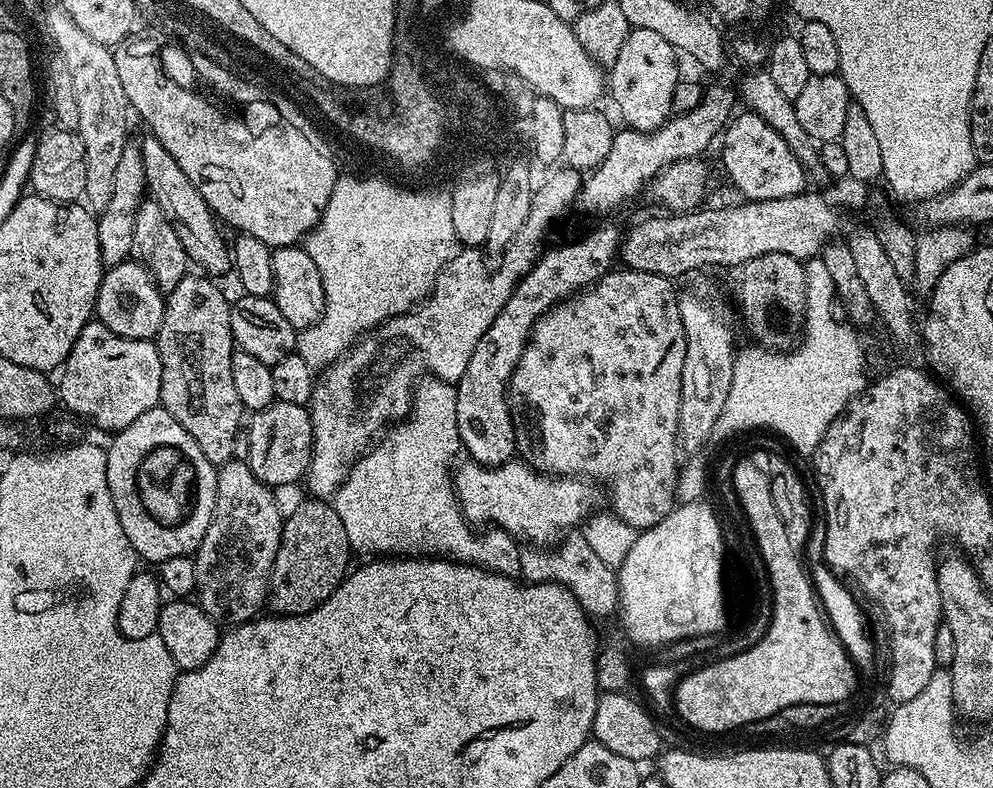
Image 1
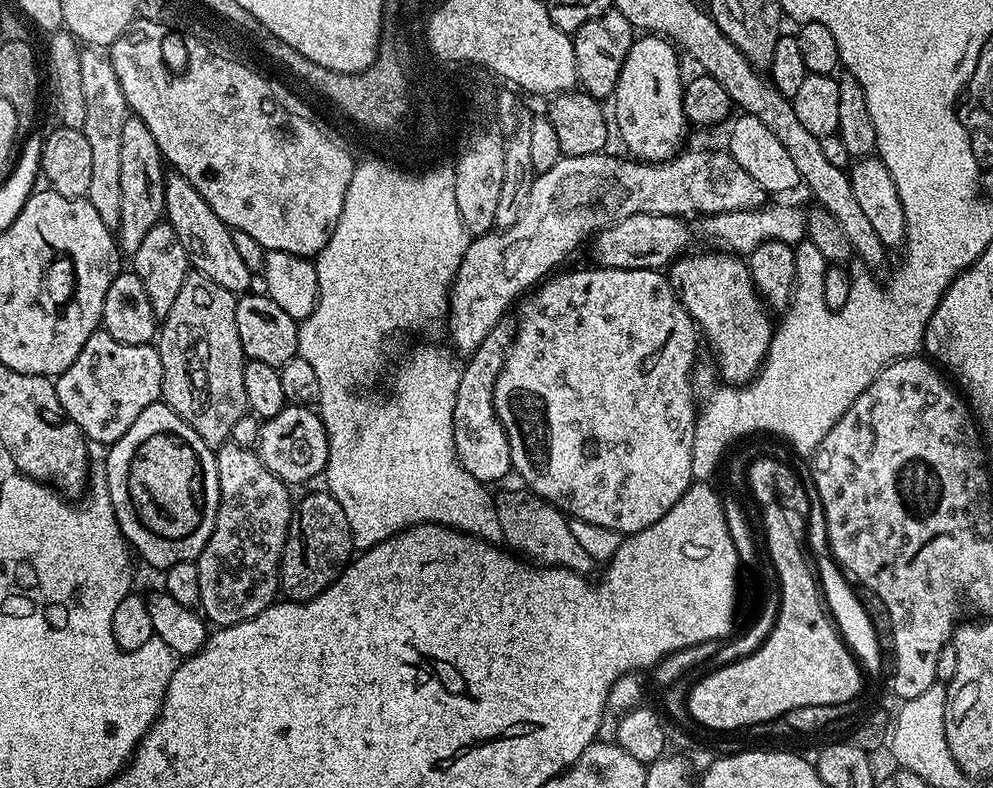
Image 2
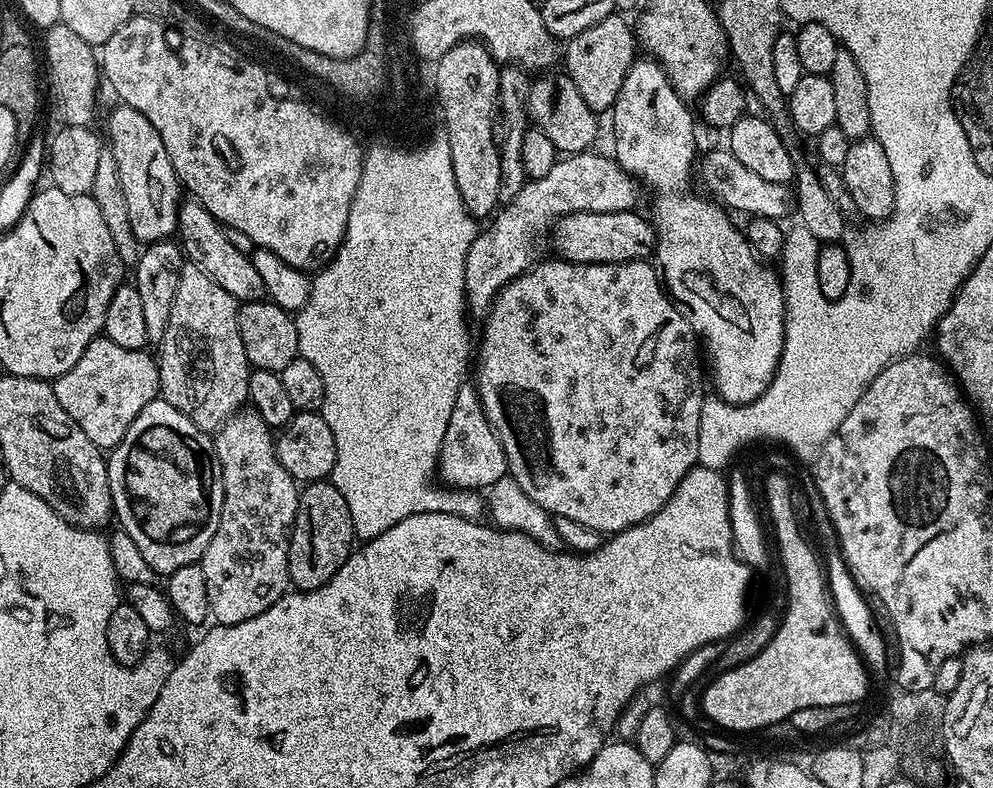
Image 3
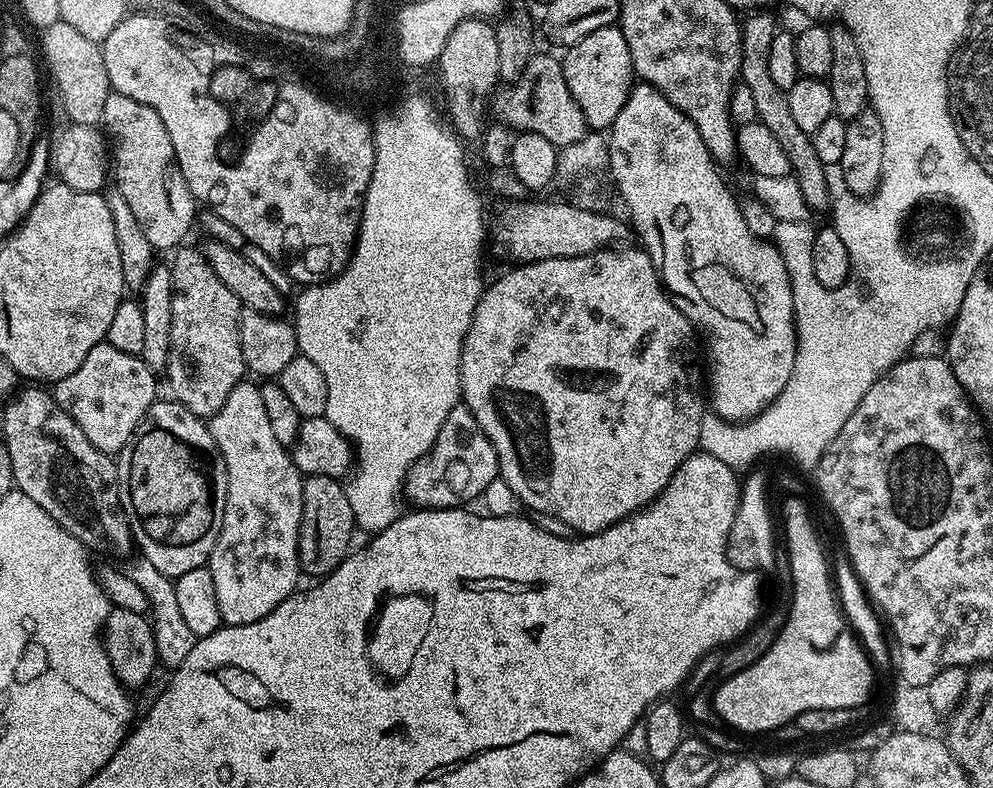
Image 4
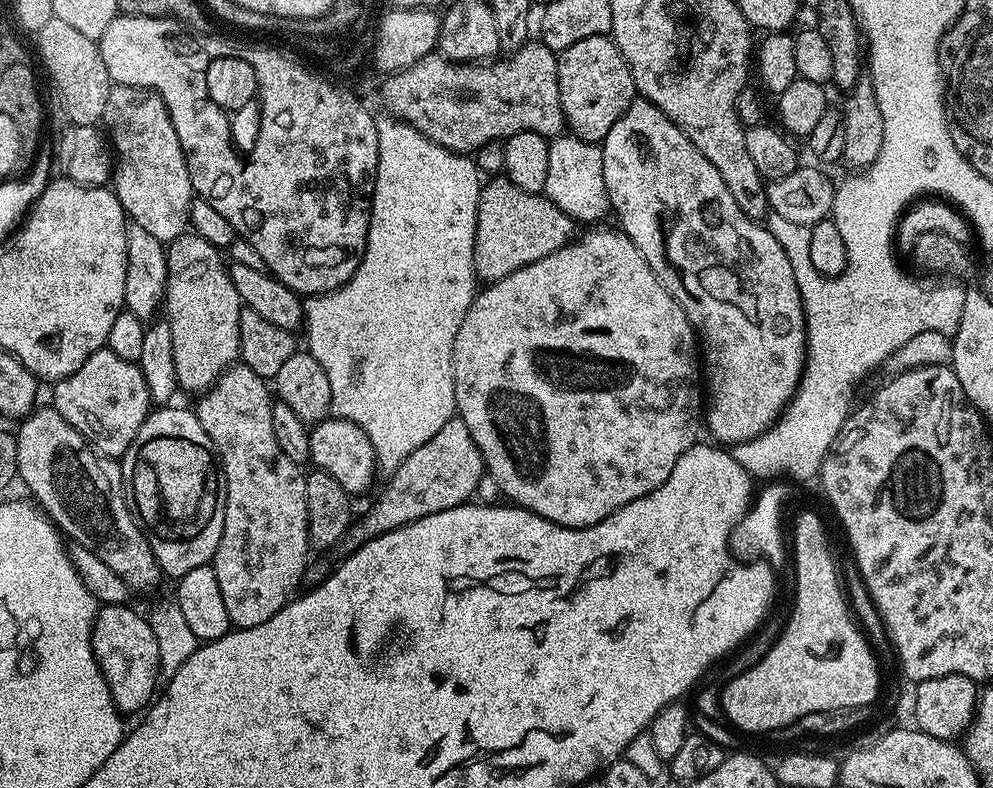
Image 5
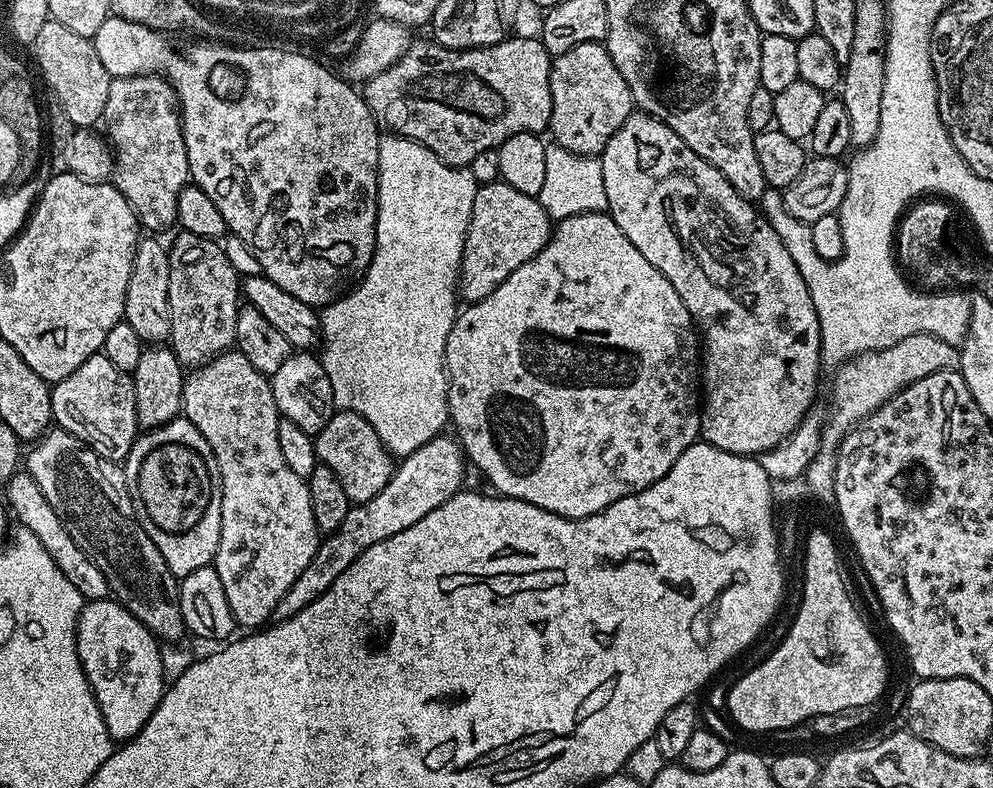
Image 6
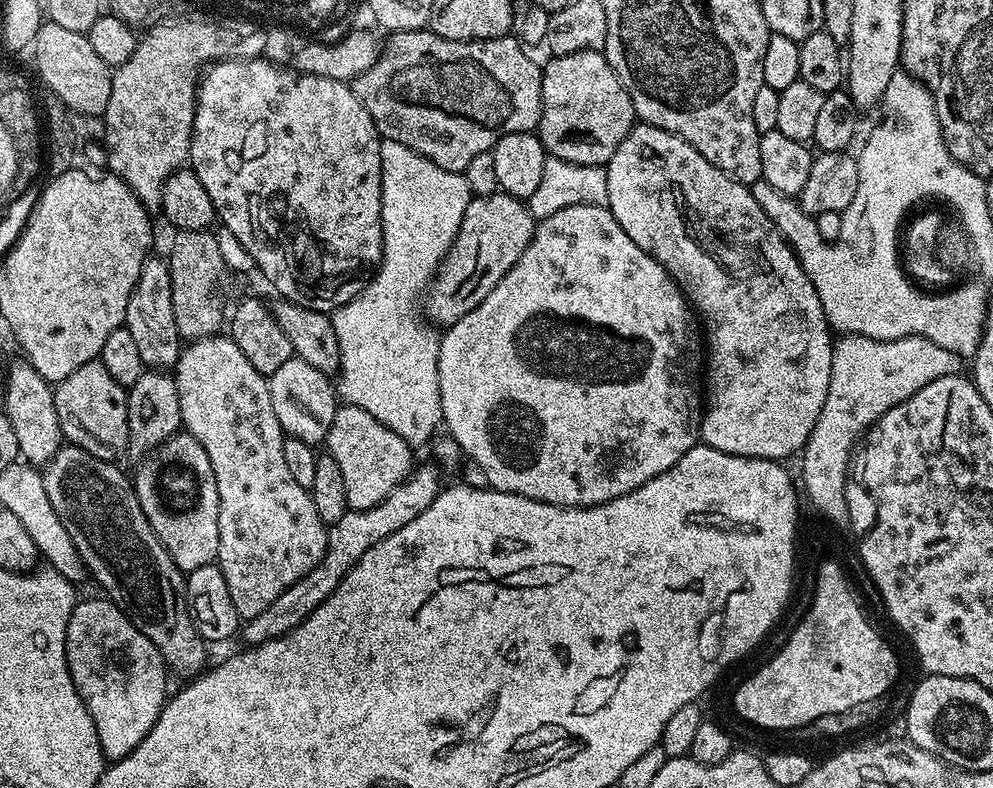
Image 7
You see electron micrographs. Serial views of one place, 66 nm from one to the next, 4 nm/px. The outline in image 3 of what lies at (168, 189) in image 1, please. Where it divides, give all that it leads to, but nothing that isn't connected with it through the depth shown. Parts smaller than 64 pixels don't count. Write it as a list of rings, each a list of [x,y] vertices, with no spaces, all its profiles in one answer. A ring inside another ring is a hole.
[[[188,198],[180,205],[180,222],[178,225],[178,240],[182,251],[191,263],[197,264],[226,294],[230,294],[237,302],[263,300],[266,296],[263,278],[255,270],[254,262],[249,253],[236,249],[226,238],[224,225],[216,220],[195,198]]]

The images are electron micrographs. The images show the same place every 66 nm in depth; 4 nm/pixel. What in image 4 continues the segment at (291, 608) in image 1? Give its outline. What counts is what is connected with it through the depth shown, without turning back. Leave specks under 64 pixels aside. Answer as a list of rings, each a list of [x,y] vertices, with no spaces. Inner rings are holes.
[[[304,476],[302,486],[302,522],[298,534],[298,558],[301,569],[312,578],[329,576],[350,551],[348,543],[357,531],[356,515],[350,510],[347,487],[335,476]]]

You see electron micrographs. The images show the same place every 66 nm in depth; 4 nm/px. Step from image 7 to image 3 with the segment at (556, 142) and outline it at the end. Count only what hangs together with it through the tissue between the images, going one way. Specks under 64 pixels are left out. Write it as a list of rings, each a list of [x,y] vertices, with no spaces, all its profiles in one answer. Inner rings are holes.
[[[620,14],[602,18],[598,26],[590,26],[590,30],[582,30],[573,40],[567,41],[562,52],[562,64],[566,67],[566,75],[578,86],[578,94],[597,114],[607,113],[618,98],[618,90],[622,90],[622,82],[630,70],[630,66],[638,56],[638,41],[633,25],[623,20]]]

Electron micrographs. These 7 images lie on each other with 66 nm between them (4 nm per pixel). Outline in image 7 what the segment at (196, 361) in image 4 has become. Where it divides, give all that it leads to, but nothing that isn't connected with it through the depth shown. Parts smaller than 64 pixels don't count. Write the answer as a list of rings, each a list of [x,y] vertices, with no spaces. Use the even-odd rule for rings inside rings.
[[[179,229],[172,240],[172,249],[166,253],[170,282],[172,283],[172,301],[174,302],[174,322],[178,322],[178,330],[185,341],[200,340],[204,336],[215,336],[225,327],[226,312],[220,309],[220,298],[216,291],[220,288],[220,279],[226,274],[223,260],[224,250],[219,248],[215,231]]]

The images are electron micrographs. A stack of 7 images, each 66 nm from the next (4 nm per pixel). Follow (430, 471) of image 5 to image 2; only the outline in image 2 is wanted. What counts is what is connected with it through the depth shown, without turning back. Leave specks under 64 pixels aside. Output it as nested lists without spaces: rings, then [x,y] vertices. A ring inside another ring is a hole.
[[[505,318],[482,338],[482,342],[467,357],[468,365],[465,363],[460,370],[460,381],[458,382],[458,394],[456,395],[456,405],[454,406],[454,446],[456,456],[460,464],[472,475],[474,480],[479,480],[485,486],[492,486],[495,480],[503,478],[507,472],[513,471],[512,459],[510,458],[510,442],[506,438],[506,430],[498,418],[492,403],[494,402],[494,382],[504,365],[506,350],[512,347],[512,337],[514,335],[514,324],[511,319]]]

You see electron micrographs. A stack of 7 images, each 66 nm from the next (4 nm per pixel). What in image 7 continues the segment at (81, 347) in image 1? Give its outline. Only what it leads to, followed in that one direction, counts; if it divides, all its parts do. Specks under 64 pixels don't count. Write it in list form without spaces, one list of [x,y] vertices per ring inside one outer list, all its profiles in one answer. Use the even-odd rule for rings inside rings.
[[[99,359],[78,366],[78,370],[74,370],[74,374],[70,374],[65,380],[61,380],[55,385],[54,410],[58,414],[58,426],[62,430],[64,440],[94,454],[94,458],[115,461],[116,455],[127,449],[128,394],[125,385],[114,382],[114,378],[110,378],[110,372],[106,370],[104,364],[100,363]]]

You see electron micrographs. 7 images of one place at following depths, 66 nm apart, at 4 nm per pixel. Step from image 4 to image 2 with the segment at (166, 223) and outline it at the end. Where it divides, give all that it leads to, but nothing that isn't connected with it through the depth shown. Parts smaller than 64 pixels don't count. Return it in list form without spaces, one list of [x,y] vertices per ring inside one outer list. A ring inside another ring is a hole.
[[[130,118],[122,126],[122,163],[119,181],[122,186],[122,214],[118,229],[118,247],[121,253],[131,254],[138,250],[142,238],[164,216],[164,178],[166,164],[154,142],[154,134],[146,130],[146,122]]]

